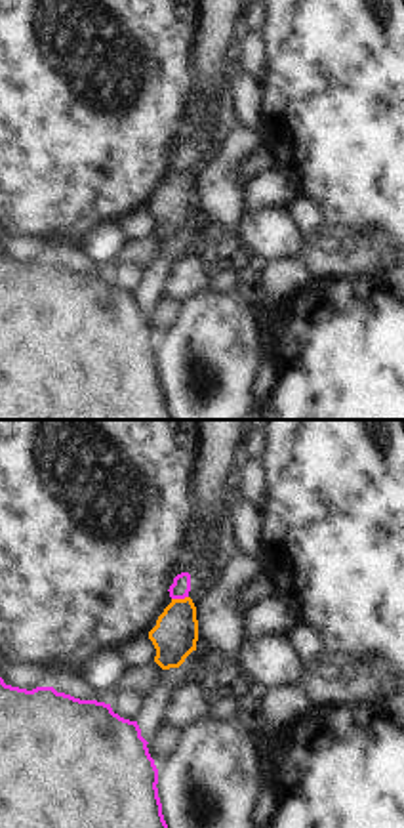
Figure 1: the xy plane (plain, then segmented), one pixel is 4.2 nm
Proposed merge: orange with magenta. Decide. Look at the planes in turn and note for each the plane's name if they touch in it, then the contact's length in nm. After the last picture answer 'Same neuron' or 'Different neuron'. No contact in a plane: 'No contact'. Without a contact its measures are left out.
Touches orange in xy. Shared border 70 nm

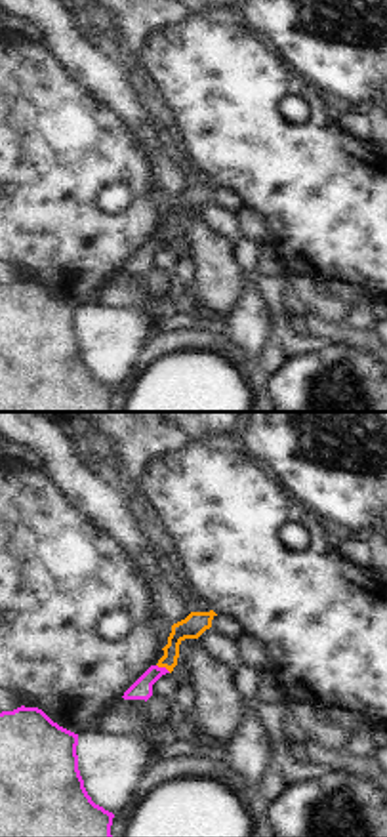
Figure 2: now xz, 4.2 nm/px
Touches orange in xz. Shared border 70 nm

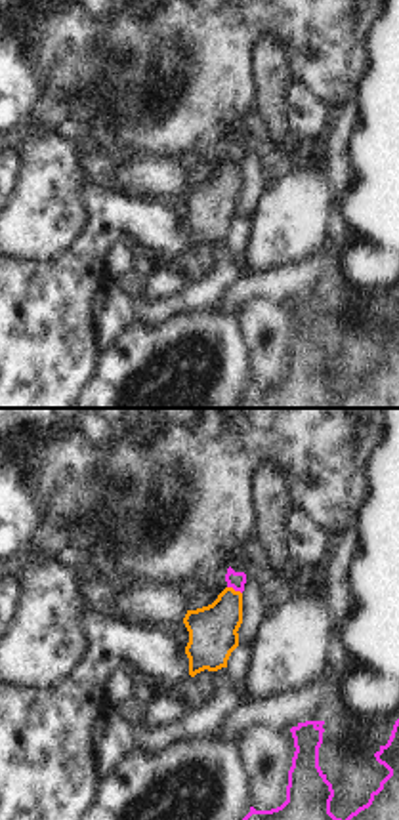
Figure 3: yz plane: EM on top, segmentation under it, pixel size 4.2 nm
Touches orange in yz. Shared border 70 nm

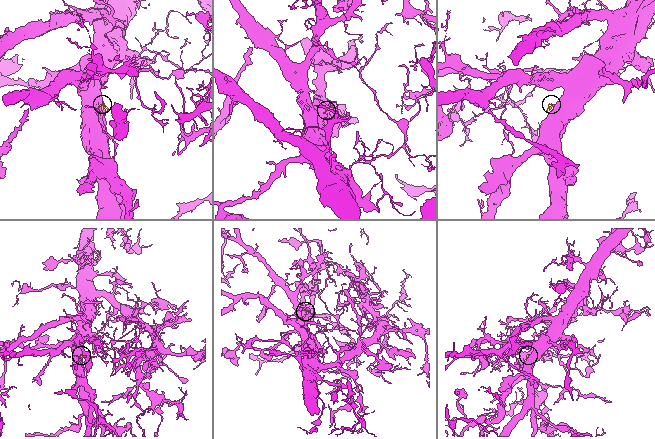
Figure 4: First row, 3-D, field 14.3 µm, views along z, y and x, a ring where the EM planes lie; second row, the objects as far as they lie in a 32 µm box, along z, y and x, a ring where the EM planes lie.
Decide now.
Different neuron

